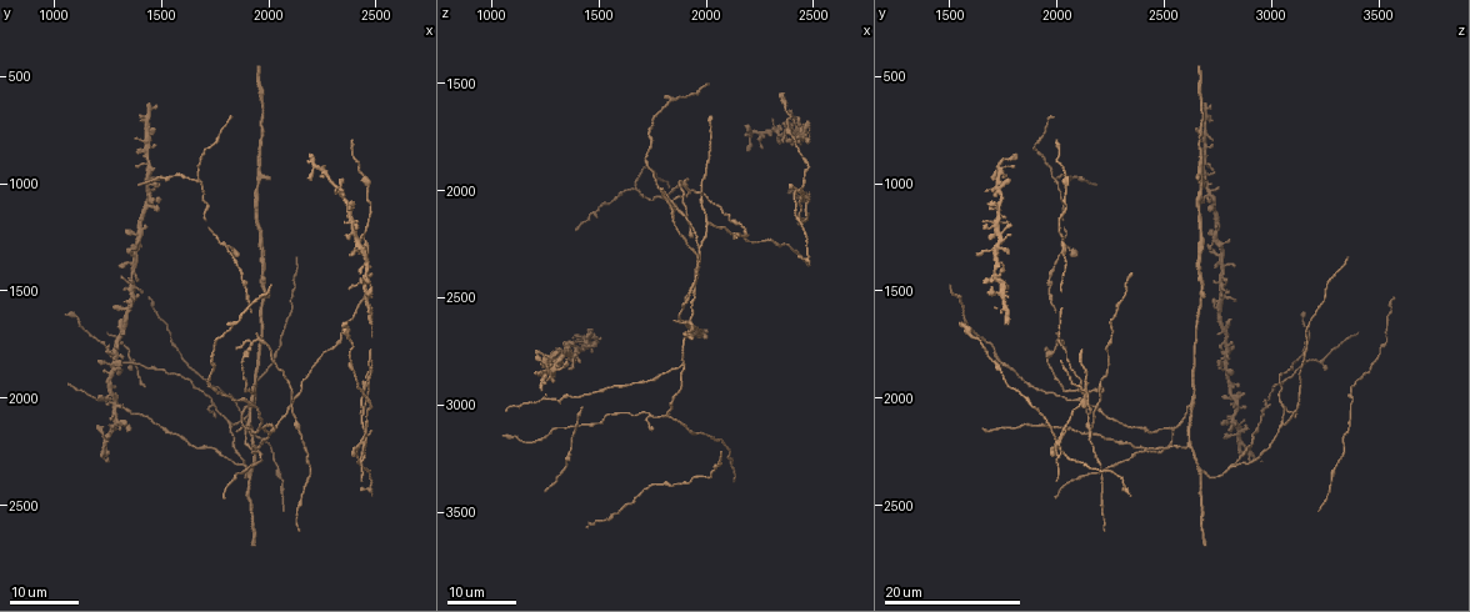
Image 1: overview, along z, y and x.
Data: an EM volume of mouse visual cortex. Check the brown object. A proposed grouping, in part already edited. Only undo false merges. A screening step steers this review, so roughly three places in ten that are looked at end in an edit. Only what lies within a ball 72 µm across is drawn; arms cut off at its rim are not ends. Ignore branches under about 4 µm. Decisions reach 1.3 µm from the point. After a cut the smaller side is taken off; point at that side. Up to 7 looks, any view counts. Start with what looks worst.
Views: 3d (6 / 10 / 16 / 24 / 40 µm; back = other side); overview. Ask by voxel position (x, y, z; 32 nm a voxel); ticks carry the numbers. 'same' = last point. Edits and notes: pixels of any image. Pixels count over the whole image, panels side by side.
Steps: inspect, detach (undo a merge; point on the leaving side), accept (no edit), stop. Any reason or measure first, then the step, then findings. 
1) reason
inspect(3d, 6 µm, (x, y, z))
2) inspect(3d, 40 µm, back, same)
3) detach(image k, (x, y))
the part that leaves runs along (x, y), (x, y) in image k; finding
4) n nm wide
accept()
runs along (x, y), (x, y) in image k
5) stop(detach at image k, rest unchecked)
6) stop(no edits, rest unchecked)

branch point
inspect(3d, 16 µm, (1960, 2260, 2410))

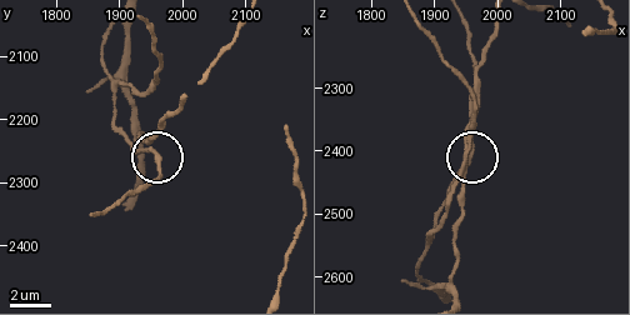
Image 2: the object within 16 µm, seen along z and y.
inspect(3d, 10 µm, same)

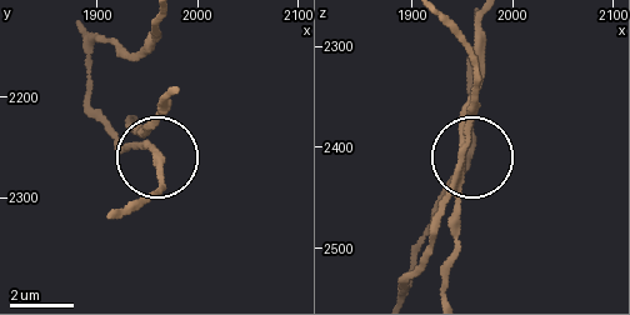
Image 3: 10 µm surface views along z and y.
inspect(3d, 10 µm, back, same)

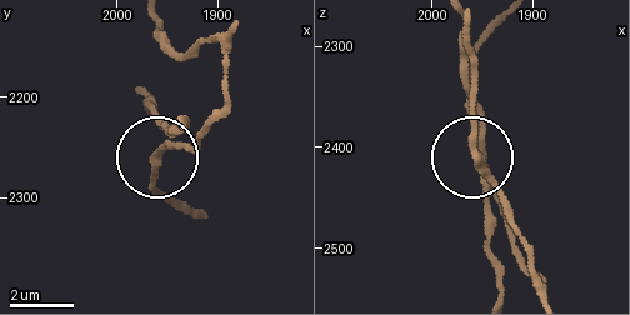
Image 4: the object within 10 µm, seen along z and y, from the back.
accept()
continuous, no second neuron

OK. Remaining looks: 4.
a fork
inspect(3d, 16 µm, (1820, 2130, 3040))

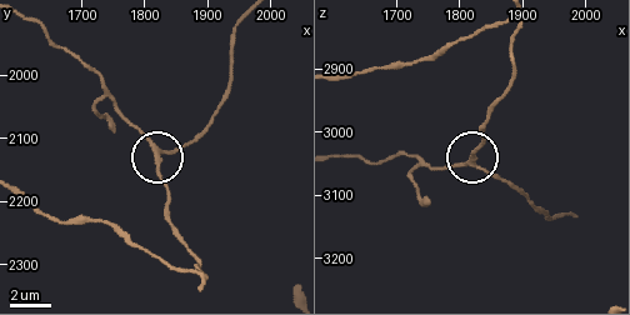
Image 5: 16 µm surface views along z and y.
inspect(3d, 10 µm, (1830, 2120, 3050))

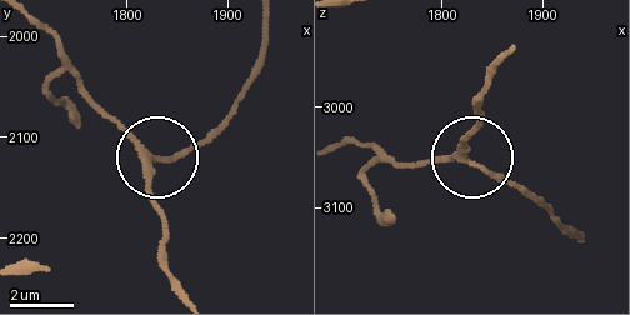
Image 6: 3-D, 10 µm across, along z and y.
accept()
runs along (504, 58), (480, 96), (464, 163), (394, 163) in image 6; all the same neuron

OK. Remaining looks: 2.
two arms in line, one across
inspect(3d, 16 µm, (2080, 2080, 2180))

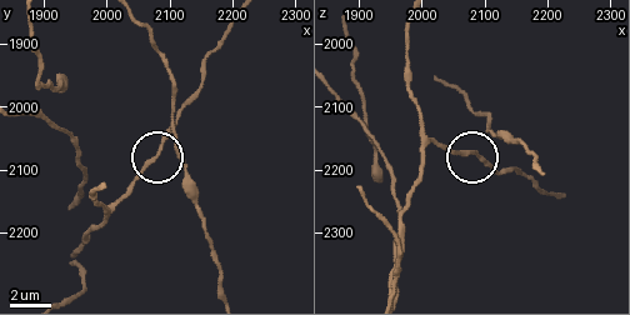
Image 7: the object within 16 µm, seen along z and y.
inspect(3d, 10 µm, (2080, 2070, 2175))

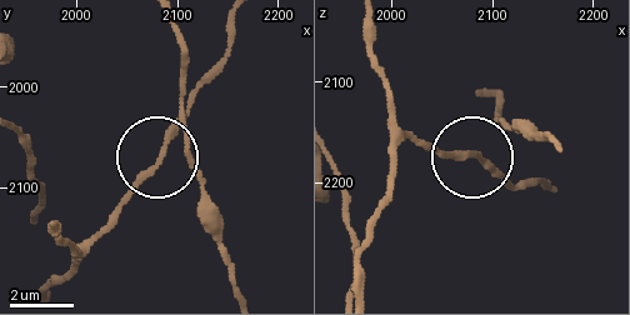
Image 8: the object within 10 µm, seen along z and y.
140 nm wide
accept()
runs along (43, 294), (90, 245), (139, 173), (188, 149), (188, 128) in image 8; all the same neuron

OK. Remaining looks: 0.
stop(no edits, rest unchecked)

